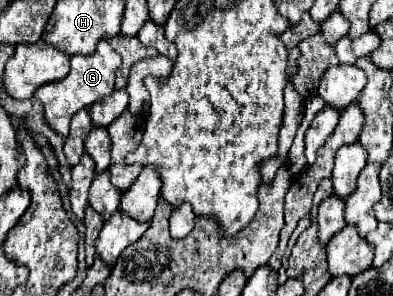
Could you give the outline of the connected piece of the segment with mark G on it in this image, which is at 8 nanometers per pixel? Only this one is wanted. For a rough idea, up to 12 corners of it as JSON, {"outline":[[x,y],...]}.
{"outline":[[98,42],[72,56],[70,74],[34,92],[48,124],[68,136],[70,118],[114,90],[118,52]]}

